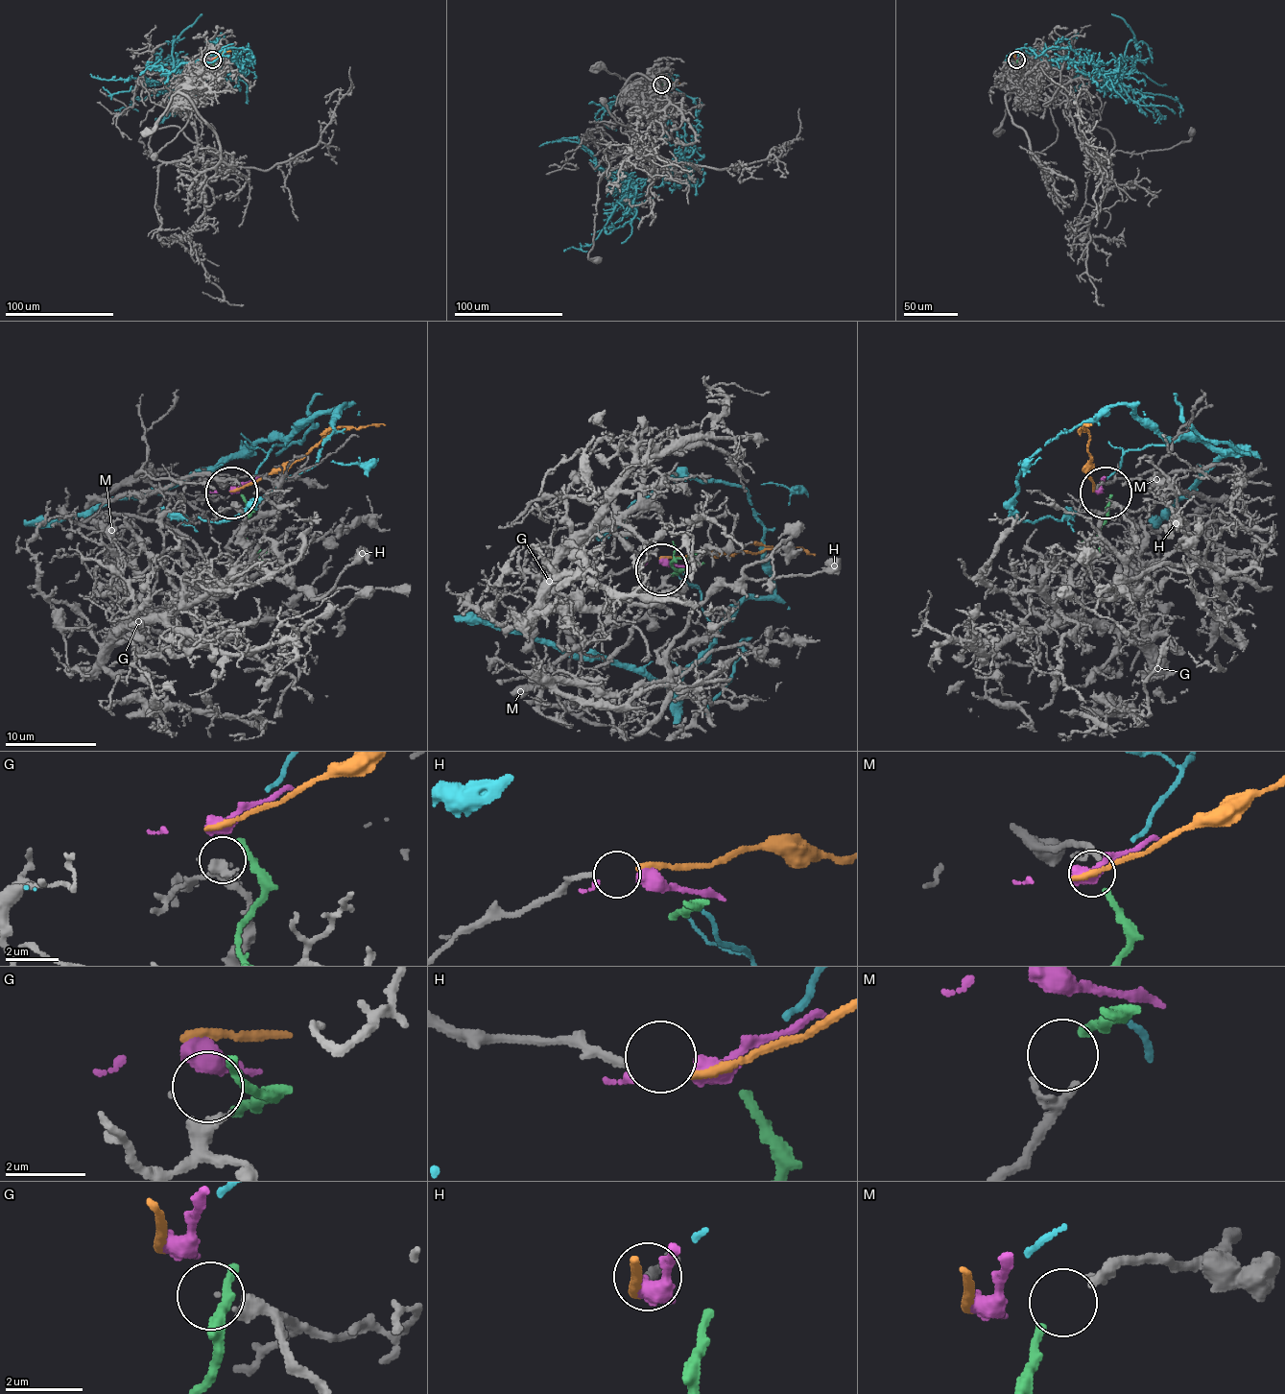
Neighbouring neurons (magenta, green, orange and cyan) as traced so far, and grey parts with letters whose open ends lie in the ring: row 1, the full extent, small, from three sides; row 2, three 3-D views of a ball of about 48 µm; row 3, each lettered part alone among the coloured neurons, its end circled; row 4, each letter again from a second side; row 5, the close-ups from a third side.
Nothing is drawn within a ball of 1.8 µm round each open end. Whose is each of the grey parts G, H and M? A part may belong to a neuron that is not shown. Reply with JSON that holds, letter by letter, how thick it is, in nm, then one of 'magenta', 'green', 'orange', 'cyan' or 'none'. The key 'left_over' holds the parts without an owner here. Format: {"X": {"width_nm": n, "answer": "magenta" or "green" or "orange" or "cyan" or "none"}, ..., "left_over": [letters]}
{"G": {"width_nm": 340, "answer": "none"}, "H": {"width_nm": 190, "answer": "magenta"}, "M": {"width_nm": 170, "answer": "green"}, "left_over": ["G"]}

